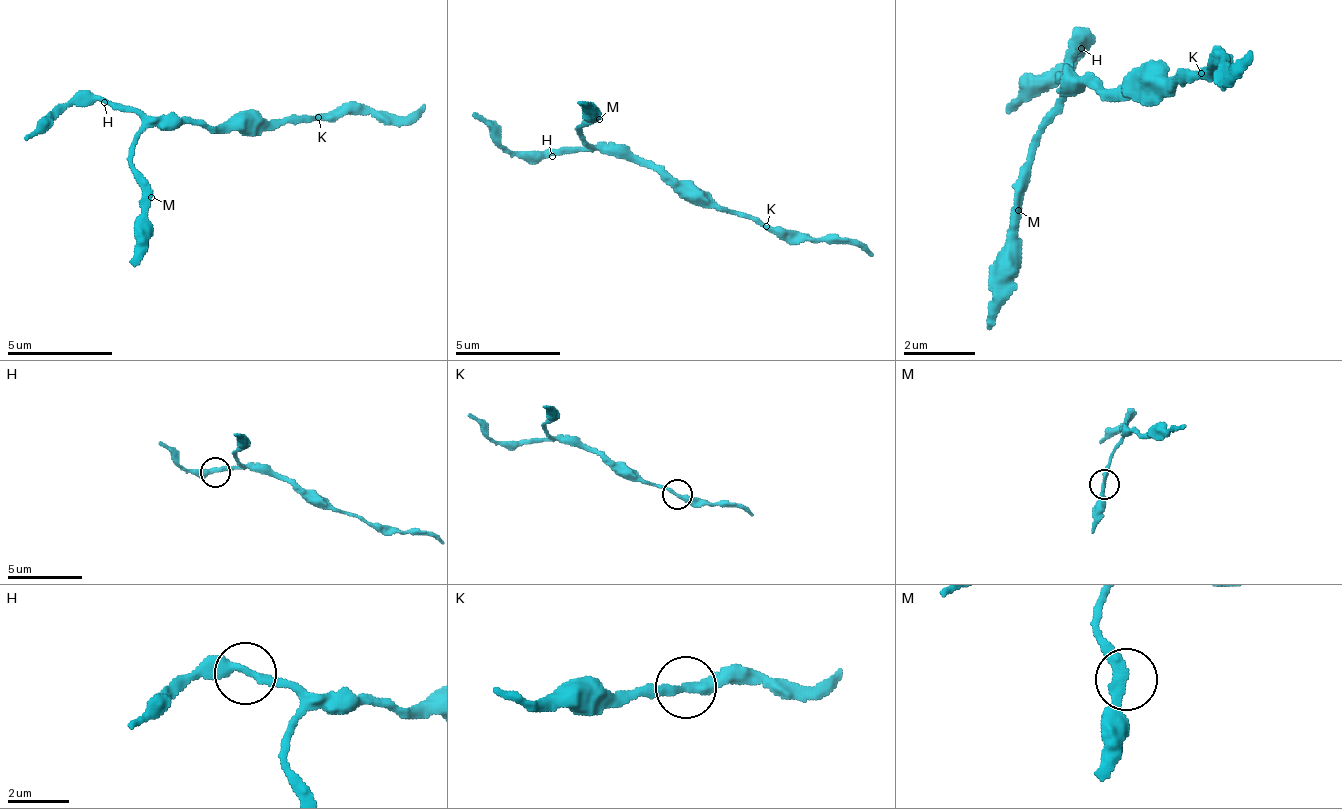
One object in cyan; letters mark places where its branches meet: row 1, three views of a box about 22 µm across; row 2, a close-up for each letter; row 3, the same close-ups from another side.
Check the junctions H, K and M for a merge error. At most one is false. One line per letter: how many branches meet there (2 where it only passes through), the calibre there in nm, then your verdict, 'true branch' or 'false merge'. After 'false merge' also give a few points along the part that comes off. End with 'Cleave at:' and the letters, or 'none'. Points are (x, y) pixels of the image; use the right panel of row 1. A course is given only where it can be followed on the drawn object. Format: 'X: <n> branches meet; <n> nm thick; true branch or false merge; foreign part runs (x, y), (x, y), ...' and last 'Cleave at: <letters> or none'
H: 2 branches meet; 300 nm thick; true branch
K: 2 branches meet; 280 nm thick; true branch
M: 2 branches meet; 300 nm thick; true branch
Cleave at: none

